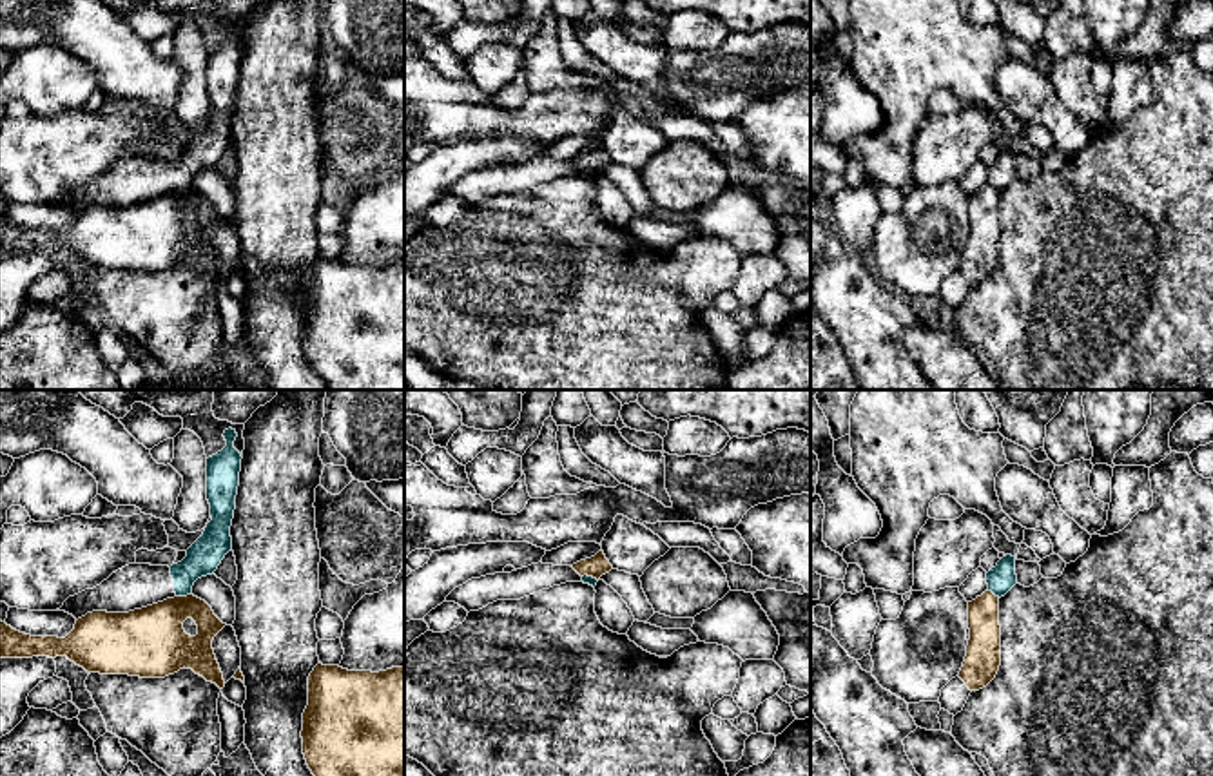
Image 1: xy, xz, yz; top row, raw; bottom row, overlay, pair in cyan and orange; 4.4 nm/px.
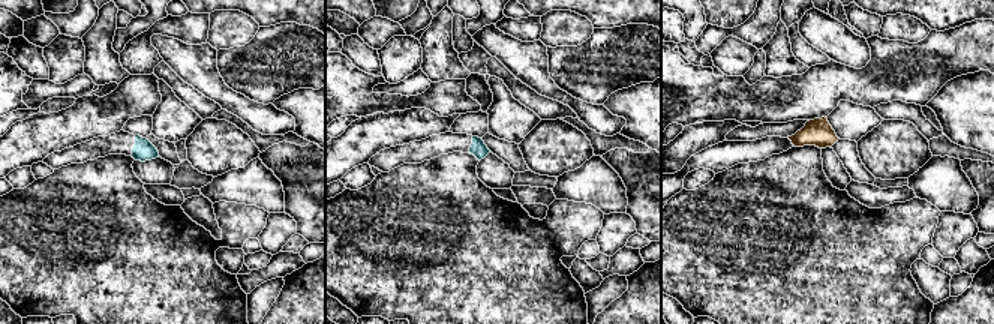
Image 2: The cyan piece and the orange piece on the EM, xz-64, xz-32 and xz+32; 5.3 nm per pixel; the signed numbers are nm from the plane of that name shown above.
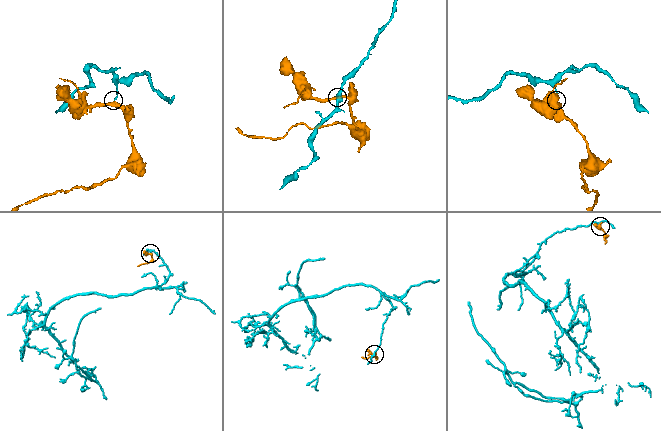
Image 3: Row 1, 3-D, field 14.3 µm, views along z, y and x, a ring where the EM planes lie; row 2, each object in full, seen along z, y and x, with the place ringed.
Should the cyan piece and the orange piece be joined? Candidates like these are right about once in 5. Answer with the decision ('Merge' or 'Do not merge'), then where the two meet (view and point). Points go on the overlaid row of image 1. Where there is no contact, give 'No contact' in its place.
Do not merge. Touches cyan at xy (184, 595)

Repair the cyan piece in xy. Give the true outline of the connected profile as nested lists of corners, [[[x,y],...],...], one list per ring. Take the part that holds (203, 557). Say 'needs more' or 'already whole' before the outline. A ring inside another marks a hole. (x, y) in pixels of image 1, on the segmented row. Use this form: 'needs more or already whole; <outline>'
needs more; [[[225,430],[223,437],[227,446],[207,459],[207,500],[212,520],[187,549],[187,557],[170,567],[129,564],[100,586],[69,597],[56,611],[65,611],[76,620],[92,611],[129,613],[167,598],[187,597],[198,578],[214,575],[232,549],[230,526],[243,459],[234,448],[236,430]]]

